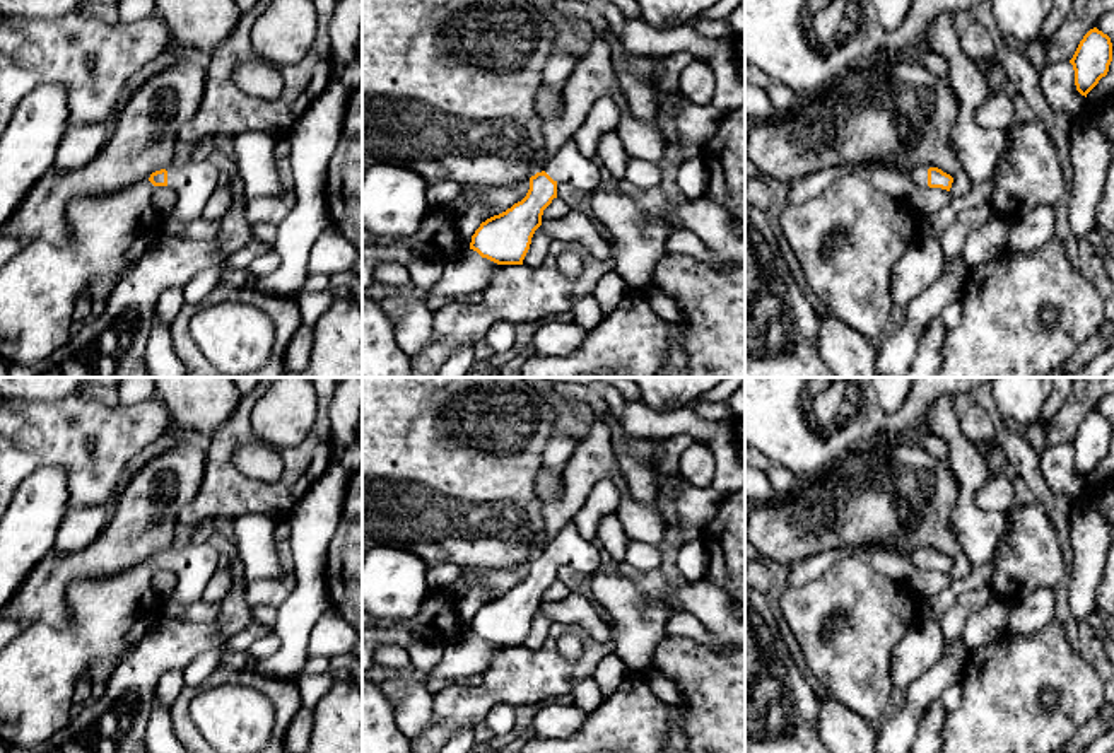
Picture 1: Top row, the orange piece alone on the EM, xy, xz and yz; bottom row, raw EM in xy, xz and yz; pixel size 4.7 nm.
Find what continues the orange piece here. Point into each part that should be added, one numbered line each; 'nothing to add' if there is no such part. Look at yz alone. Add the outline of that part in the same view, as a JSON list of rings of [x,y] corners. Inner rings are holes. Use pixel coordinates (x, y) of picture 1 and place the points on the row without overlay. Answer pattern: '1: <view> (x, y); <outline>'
1: yz (920, 557); [[[928,548],[916,550],[916,552],[909,553],[906,560],[909,560],[911,563],[914,563],[919,569],[928,570],[928,552],[929,552]]]

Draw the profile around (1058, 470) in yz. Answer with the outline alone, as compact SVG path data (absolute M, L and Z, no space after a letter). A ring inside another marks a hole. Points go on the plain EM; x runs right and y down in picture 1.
M1070 444L1046 446L1041 452L1041 475L1046 485L1073 502L1085 488L1087 480L1076 473L1075 452Z

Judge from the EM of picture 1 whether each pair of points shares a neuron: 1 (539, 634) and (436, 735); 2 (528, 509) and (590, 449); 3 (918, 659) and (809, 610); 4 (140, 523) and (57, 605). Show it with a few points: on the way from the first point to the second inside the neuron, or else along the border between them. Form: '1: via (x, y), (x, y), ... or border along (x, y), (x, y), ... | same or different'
1: border along (554, 624), (539, 647), (523, 647) | different
2: border along (544, 504), (547, 543) | different
3: border along (918, 617), (891, 656), (891, 687) | different
4: via (115, 548), (101, 559), (77, 564), (62, 579) | same

